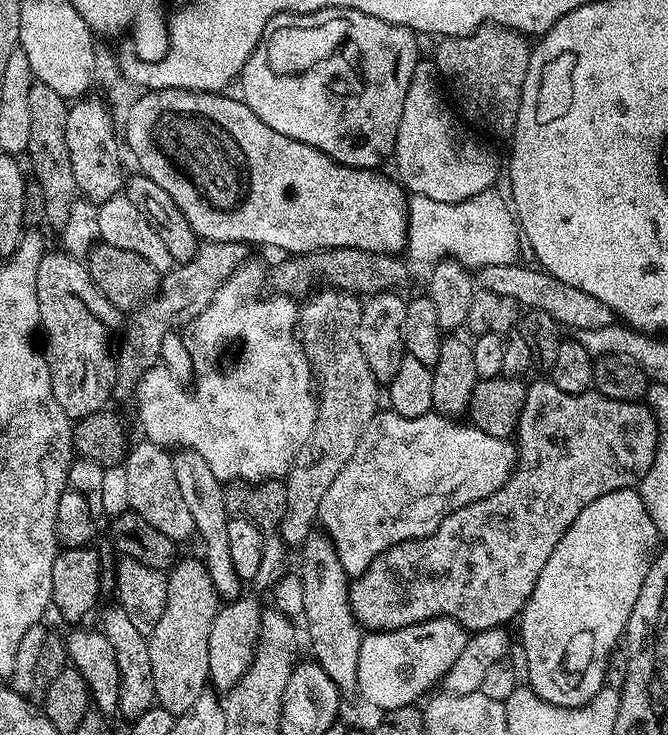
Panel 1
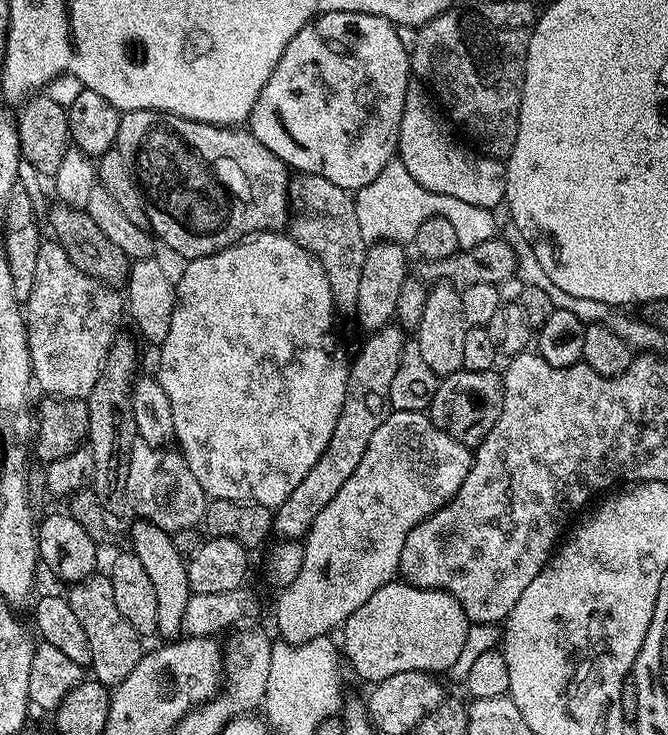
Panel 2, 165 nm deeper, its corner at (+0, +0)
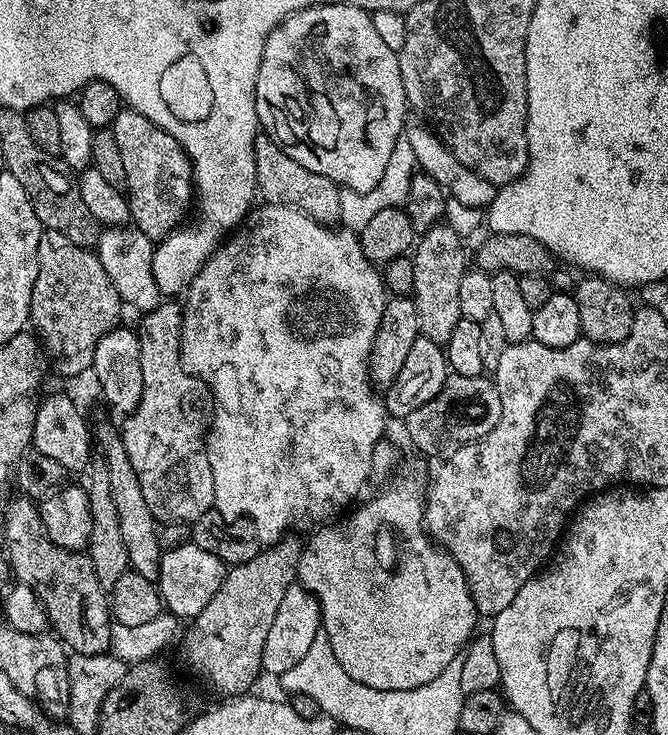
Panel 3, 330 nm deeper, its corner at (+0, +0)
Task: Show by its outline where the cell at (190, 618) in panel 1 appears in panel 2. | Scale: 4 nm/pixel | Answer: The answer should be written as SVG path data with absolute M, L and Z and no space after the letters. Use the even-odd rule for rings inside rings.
M137 519L132 528L132 544L130 550L146 566L146 574L150 574L150 582L154 582L154 594L158 597L158 626L156 632L164 638L176 638L181 635L183 614L186 604L193 596L188 581L186 556L175 549L172 541L173 533L154 526L154 522Z

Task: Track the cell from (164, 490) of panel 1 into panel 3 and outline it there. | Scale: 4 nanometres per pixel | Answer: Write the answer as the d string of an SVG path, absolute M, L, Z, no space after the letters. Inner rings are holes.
M162 302L139 317L140 357L142 358L142 396L135 410L123 417L122 435L130 466L138 474L142 498L160 522L194 522L214 508L214 474L206 451L206 433L212 423L212 392L182 366L180 335L184 309L176 302Z

